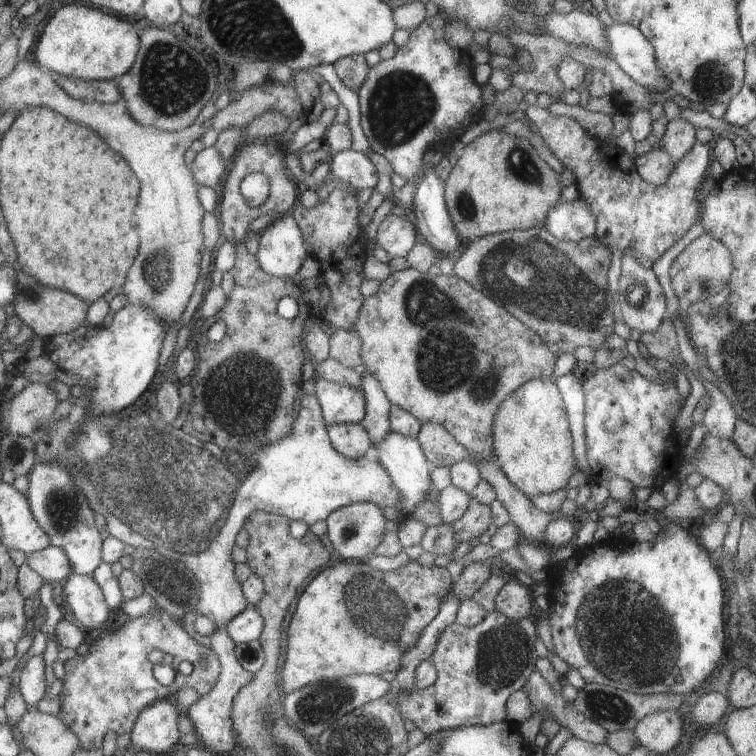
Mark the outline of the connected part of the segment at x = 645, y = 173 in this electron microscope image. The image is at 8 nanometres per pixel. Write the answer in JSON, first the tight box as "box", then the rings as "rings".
{"box":[635,148,675,187],"rings":[[[664,148],[652,149],[635,160],[637,174],[654,187],[662,187],[670,179],[675,168],[674,160]]]}

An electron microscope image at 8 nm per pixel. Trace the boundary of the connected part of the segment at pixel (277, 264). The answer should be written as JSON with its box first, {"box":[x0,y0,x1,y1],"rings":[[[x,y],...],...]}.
{"box":[255,214,309,279],"rings":[[[292,214],[276,218],[266,230],[261,231],[261,235],[255,257],[261,268],[277,278],[298,279],[297,273],[309,252]]]}

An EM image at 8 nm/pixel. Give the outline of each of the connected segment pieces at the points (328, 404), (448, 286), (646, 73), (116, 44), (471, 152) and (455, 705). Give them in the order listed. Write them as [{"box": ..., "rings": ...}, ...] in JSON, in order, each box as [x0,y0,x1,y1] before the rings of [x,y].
[{"box":[315,378,365,427],"rings":[[[315,378],[316,396],[327,427],[345,423],[363,423],[365,418],[364,394],[324,378]]]},{"box":[353,269,557,465],"rings":[[[408,269],[391,273],[380,284],[380,289],[370,297],[364,296],[363,306],[359,311],[359,318],[356,320],[356,325],[353,330],[361,341],[361,360],[362,369],[374,376],[378,383],[382,386],[388,401],[391,405],[398,406],[406,410],[411,416],[418,418],[420,423],[435,423],[441,425],[447,432],[450,432],[454,439],[470,452],[472,462],[480,465],[482,461],[490,461],[495,458],[495,449],[493,446],[493,425],[496,414],[500,409],[500,404],[516,388],[522,384],[528,383],[533,379],[540,379],[554,375],[554,369],[557,362],[557,357],[550,352],[548,344],[538,337],[536,332],[527,328],[518,318],[515,318],[510,312],[506,311],[502,305],[498,305],[494,300],[491,300],[484,293],[474,289],[466,280],[455,276],[447,276],[444,273],[439,276],[431,276],[429,273],[418,272],[418,270]]]},{"box":[605,21,673,93],"rings":[[[624,21],[614,22],[605,32],[612,58],[628,76],[645,87],[673,93],[669,81],[656,65],[653,47],[639,29]]]},{"box":[36,4,140,81],"rings":[[[68,4],[58,10],[46,24],[36,59],[51,74],[92,81],[112,81],[130,71],[140,45],[139,32],[118,16],[99,11],[98,7]]]},{"box":[445,126,565,241],"rings":[[[492,126],[493,130],[490,130],[483,136],[476,138],[473,142],[470,142],[465,148],[459,150],[460,159],[456,162],[456,165],[452,169],[446,171],[445,174],[445,202],[448,208],[448,213],[451,217],[455,232],[459,240],[474,241],[489,235],[496,235],[502,232],[511,232],[519,229],[530,229],[533,227],[543,228],[546,225],[546,218],[552,208],[561,204],[561,194],[565,189],[565,186],[561,183],[560,174],[556,174],[552,168],[540,158],[540,154],[534,149],[534,146],[527,139],[513,138],[507,136],[507,133],[502,133],[501,128]]]},{"box":[395,610,540,737],"rings":[[[494,610],[474,627],[464,627],[453,623],[443,631],[430,658],[437,669],[436,683],[424,689],[415,687],[403,689],[396,694],[395,704],[400,710],[402,719],[405,722],[411,721],[426,737],[463,725],[490,725],[507,721],[508,698],[526,686],[540,659],[535,648],[538,638],[538,626],[536,626],[534,615],[514,619]]]}]

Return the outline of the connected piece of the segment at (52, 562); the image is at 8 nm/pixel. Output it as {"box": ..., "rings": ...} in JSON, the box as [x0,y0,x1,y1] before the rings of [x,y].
{"box":[27,545,73,583],"rings":[[[53,545],[27,556],[27,562],[30,568],[43,577],[44,581],[59,580],[63,583],[73,573],[68,556],[62,551],[62,548]]]}

